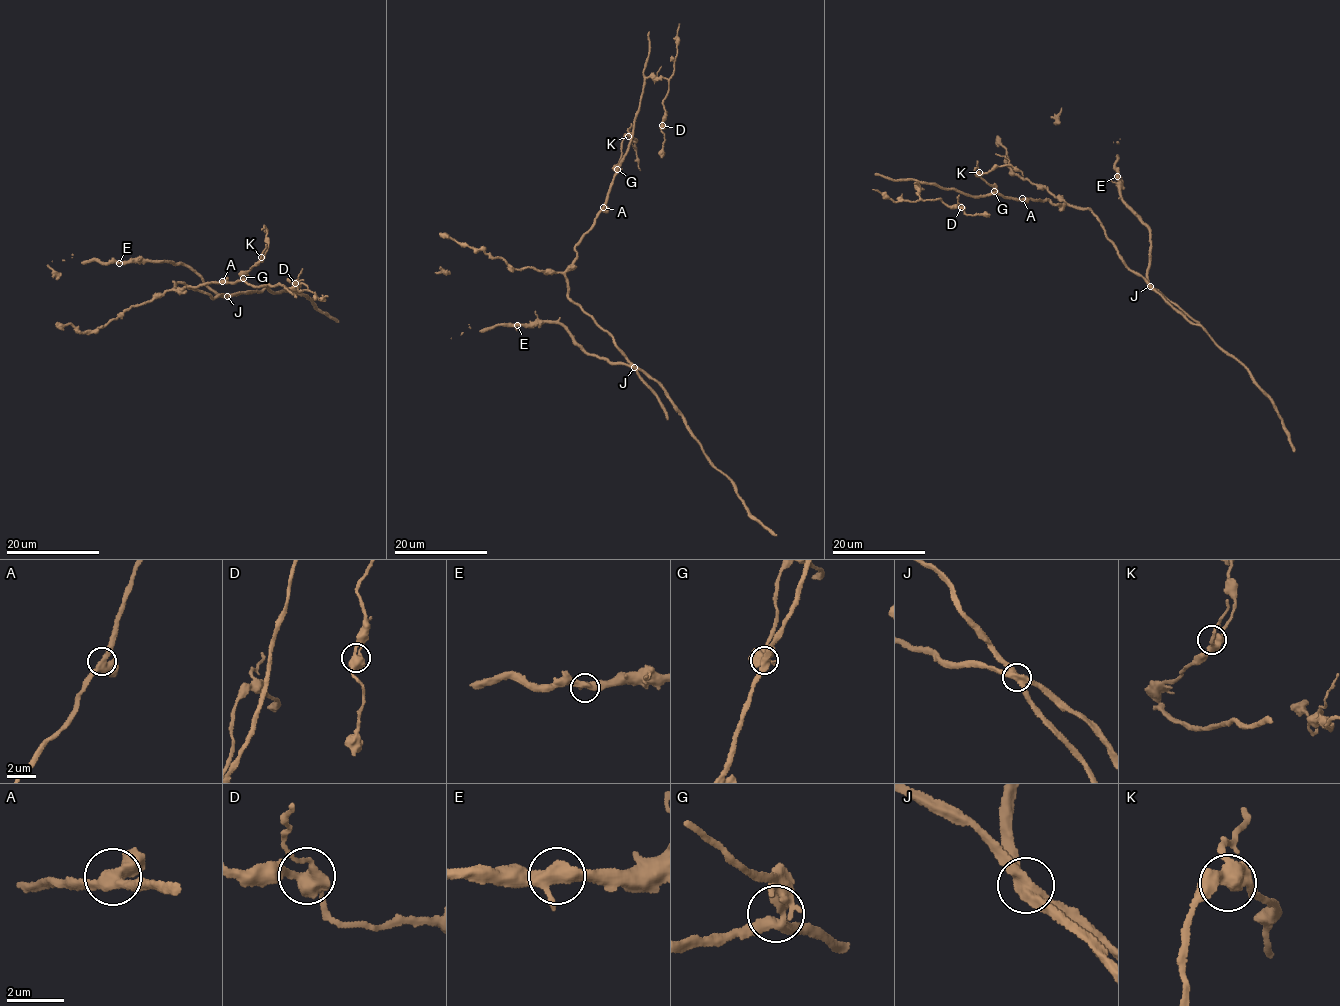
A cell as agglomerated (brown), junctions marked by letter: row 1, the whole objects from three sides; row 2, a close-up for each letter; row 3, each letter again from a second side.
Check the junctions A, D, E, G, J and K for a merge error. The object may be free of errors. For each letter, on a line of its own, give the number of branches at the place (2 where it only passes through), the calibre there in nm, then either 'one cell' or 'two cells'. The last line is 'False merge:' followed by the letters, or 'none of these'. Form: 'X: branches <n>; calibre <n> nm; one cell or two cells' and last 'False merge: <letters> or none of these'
A: branches 3; calibre 420 nm; one cell
D: branches 3; calibre 440 nm; one cell
E: branches 3; calibre 400 nm; one cell
G: branches 5; calibre 400 nm; one cell
J: branches 4; calibre 420 nm; two cells
K: branches 3; calibre 440 nm; one cell
False merge: J

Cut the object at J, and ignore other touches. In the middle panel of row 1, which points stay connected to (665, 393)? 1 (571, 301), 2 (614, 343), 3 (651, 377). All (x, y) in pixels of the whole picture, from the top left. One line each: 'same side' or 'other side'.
1: other side
2: other side
3: same side

